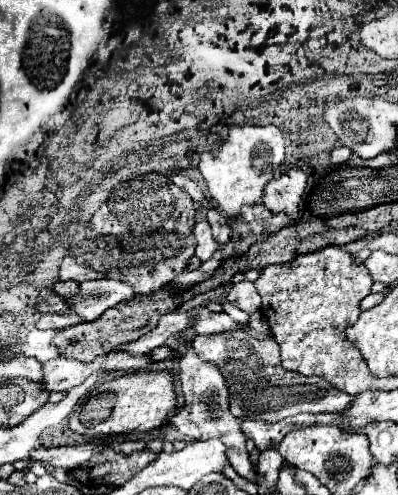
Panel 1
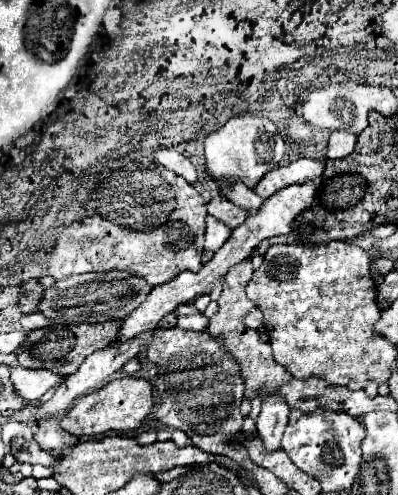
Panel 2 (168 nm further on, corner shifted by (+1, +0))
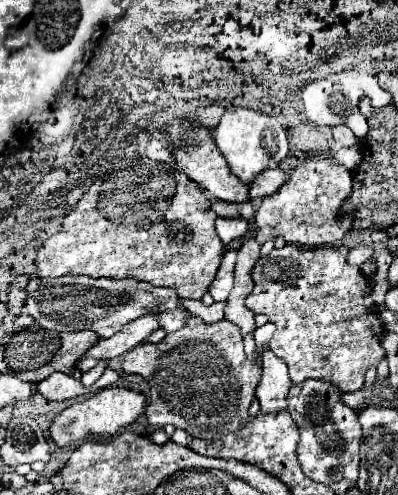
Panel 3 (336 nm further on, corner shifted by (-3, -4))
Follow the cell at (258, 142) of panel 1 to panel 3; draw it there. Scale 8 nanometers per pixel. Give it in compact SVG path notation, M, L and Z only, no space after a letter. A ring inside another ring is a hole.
M250 108L228 110L214 130L214 142L220 154L224 154L232 174L236 174L246 184L250 184L252 178L256 178L256 174L264 172L266 168L276 168L278 162L288 156L288 140L284 128L274 118Z

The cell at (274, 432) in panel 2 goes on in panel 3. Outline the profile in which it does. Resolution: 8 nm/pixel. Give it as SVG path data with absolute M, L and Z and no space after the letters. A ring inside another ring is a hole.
M256 348L264 360L262 380L256 388L256 398L260 400L260 410L266 414L276 414L288 408L288 390L292 380L288 376L288 368L280 362L268 348Z

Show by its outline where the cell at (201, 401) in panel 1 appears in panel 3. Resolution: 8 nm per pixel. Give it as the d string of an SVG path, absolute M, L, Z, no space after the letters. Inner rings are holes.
M190 316L186 326L178 332L170 332L158 344L140 344L124 354L124 372L140 374L150 382L150 398L146 406L146 418L152 426L172 424L186 430L192 438L222 438L236 432L248 422L248 406L254 400L254 390L260 380L260 368L252 364L244 354L244 342L240 328L228 320L206 324L196 316Z

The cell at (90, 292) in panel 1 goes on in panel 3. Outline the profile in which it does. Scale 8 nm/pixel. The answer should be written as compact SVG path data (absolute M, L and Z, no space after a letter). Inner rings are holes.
M62 276L42 282L40 288L28 294L26 312L46 330L74 332L74 330L94 330L100 338L114 336L130 320L144 314L158 314L160 326L166 332L180 330L190 316L182 306L180 296L172 288L158 288L150 282L140 282L134 278L88 278L88 276Z

